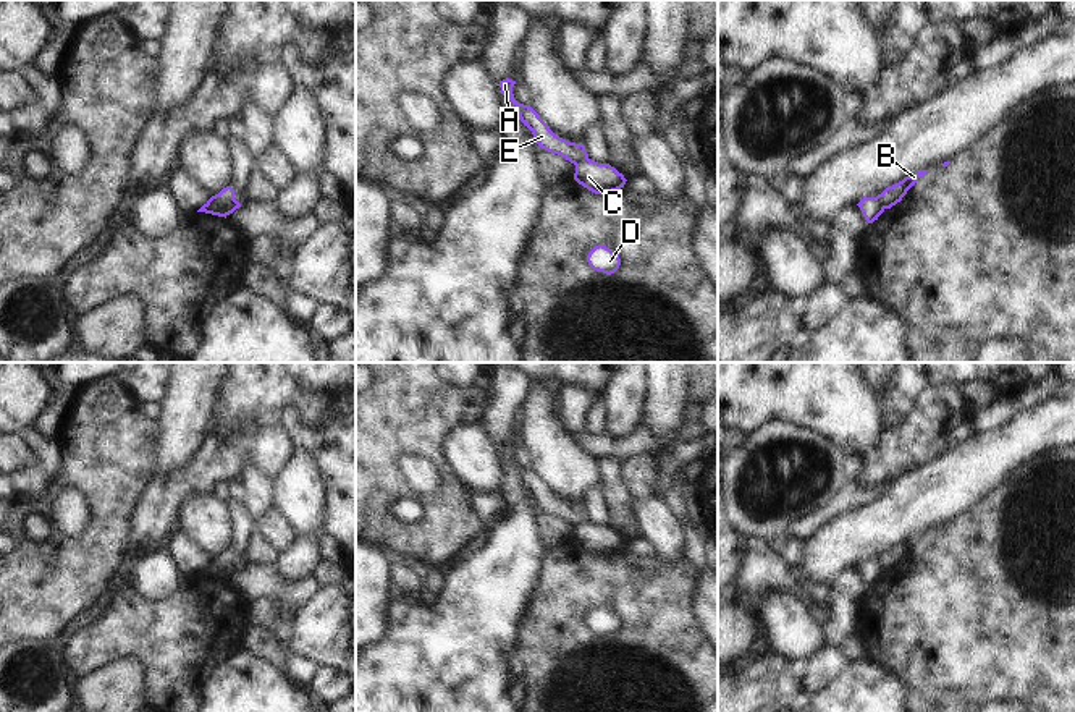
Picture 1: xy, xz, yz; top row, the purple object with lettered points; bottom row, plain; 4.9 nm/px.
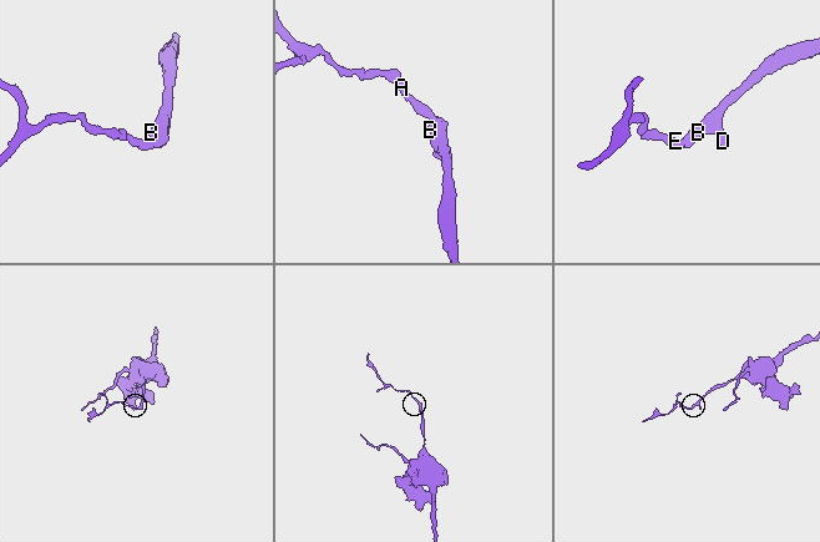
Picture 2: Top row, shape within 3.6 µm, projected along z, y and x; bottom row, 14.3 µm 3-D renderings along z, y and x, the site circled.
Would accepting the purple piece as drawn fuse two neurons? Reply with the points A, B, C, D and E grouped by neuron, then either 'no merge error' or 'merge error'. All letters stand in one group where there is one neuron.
A E / B C D; merge error

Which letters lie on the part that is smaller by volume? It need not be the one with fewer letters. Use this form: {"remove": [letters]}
{"remove": ["A", "E"]}

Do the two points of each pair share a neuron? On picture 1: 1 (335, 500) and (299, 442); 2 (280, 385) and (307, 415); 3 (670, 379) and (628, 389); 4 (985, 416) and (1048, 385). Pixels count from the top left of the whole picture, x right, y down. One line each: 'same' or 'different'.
1: same
2: same
3: different
4: same

